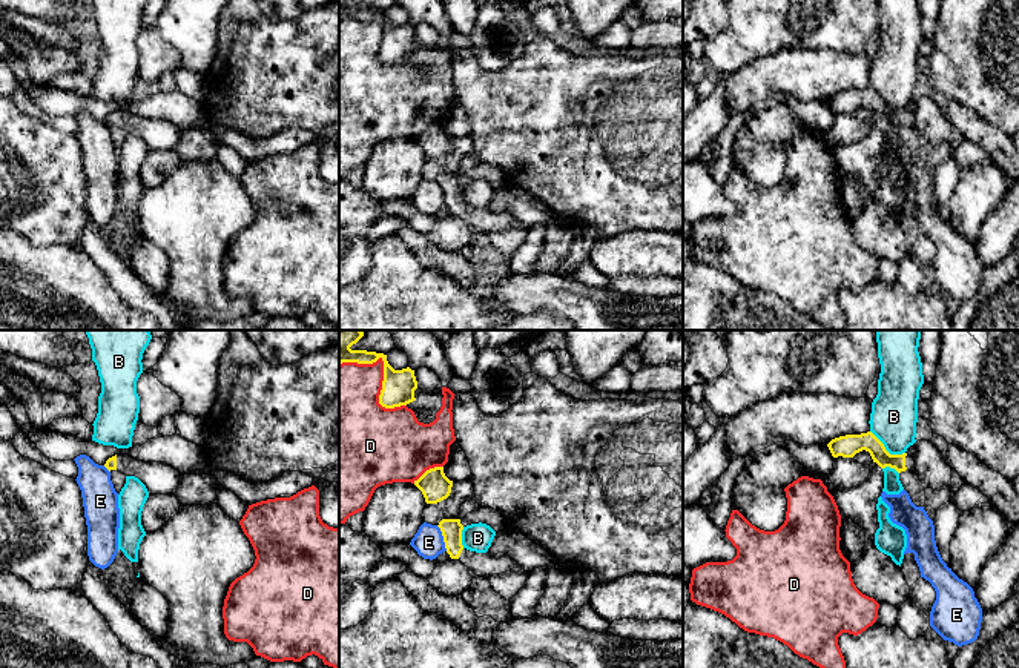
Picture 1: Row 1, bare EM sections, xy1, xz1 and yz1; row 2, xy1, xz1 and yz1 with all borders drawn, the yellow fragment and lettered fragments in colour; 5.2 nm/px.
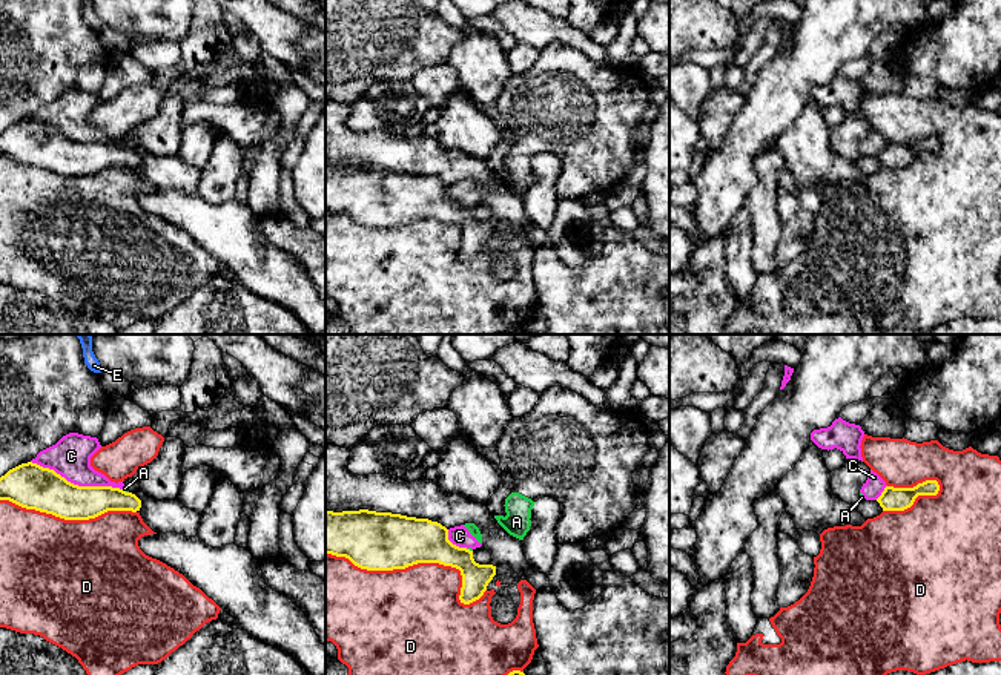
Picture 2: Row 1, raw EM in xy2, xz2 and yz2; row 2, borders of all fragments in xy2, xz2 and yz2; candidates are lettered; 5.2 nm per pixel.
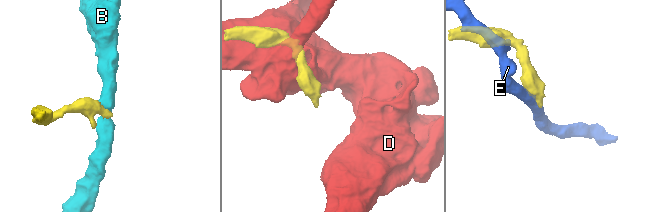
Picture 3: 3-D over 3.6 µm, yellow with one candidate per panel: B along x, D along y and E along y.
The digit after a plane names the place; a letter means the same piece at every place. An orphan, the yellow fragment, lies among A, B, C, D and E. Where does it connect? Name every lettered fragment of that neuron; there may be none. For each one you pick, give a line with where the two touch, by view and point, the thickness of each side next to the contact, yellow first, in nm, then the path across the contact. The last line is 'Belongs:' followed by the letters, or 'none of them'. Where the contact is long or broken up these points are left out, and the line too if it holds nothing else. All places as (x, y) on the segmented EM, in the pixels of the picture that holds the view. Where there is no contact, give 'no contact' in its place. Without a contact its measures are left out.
Belongs: none of them

